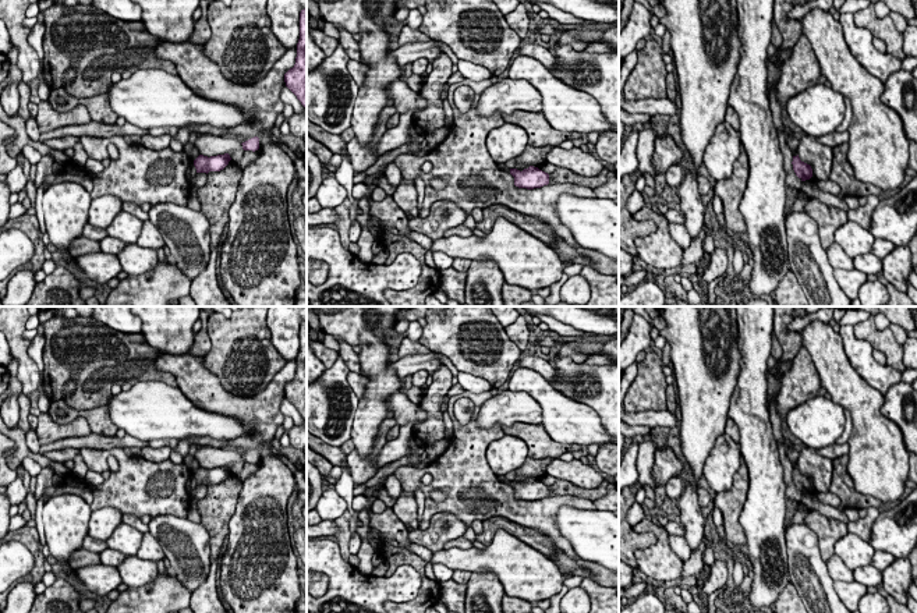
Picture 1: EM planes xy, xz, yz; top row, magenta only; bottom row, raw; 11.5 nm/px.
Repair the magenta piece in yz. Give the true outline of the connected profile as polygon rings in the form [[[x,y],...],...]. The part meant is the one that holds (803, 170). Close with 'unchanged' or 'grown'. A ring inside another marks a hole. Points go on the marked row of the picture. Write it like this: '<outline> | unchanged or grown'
[[[799,155],[797,156],[793,156],[793,170],[796,173],[796,176],[801,180],[801,181],[806,181],[806,180],[810,180],[812,177],[812,169],[810,164],[804,163],[800,160]]] | unchanged

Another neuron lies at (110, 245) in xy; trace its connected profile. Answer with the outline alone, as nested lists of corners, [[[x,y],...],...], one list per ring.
[[[106,237],[99,241],[99,245],[102,252],[117,255],[125,248],[127,244],[121,240]]]

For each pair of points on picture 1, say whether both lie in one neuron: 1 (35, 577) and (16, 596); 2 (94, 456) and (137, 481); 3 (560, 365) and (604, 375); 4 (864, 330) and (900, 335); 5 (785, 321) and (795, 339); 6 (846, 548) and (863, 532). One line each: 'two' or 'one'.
1: two
2: one
3: one
4: two
5: one
6: two

